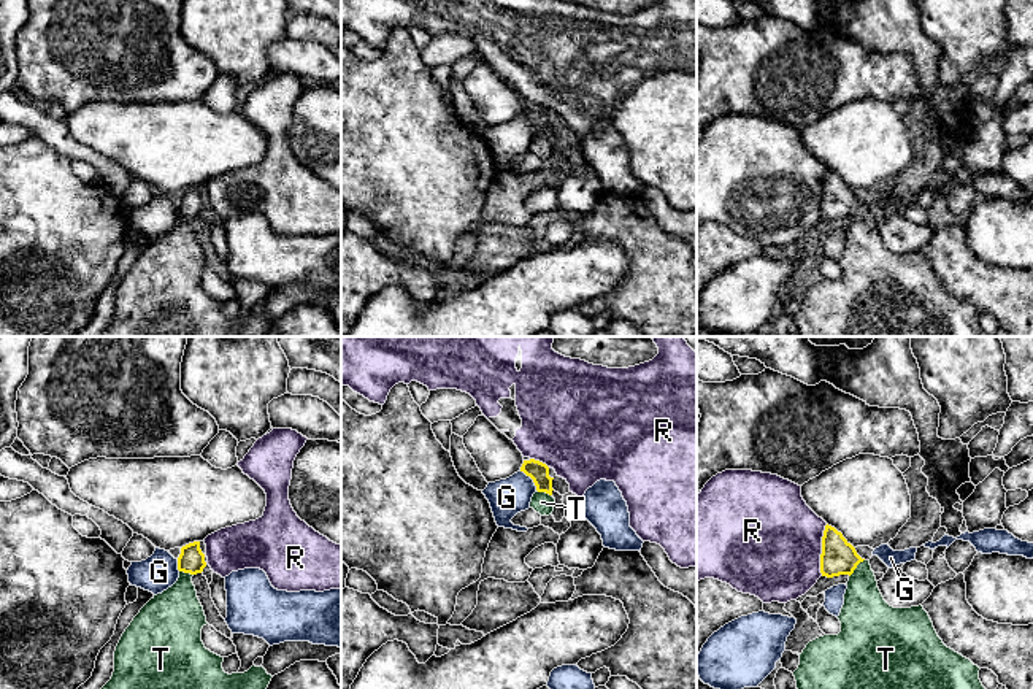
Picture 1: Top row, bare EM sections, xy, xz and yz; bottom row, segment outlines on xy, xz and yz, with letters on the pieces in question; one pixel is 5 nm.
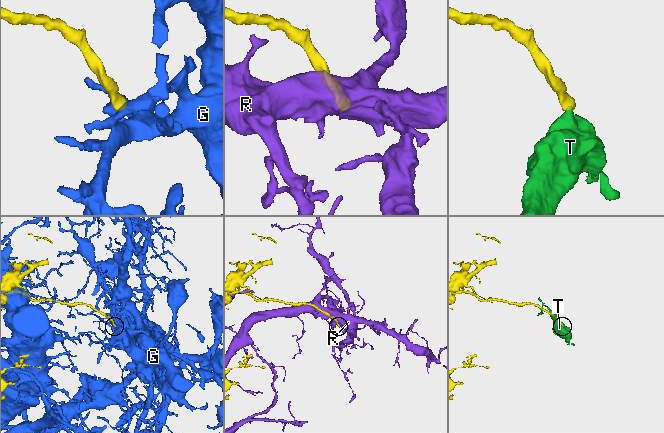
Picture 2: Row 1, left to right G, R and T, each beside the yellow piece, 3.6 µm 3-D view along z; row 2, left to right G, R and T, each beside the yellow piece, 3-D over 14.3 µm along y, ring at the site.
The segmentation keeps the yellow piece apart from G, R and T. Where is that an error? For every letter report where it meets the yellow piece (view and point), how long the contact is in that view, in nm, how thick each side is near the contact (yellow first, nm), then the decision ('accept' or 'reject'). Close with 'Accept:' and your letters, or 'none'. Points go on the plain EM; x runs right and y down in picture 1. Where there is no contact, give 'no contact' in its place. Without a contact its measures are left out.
G: contact xz (530, 121); length 140 nm; calibres 100 and 190 nm; reject
R: contact yz (822, 194); length 260 nm; calibres 180 and 480 nm; reject
T: contact yz (856, 211); length 120 nm; calibres 180 and 240 nm; accept
Accept: T

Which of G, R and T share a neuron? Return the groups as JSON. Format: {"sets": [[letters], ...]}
{"sets": [["G"], ["R"], ["T"]]}

